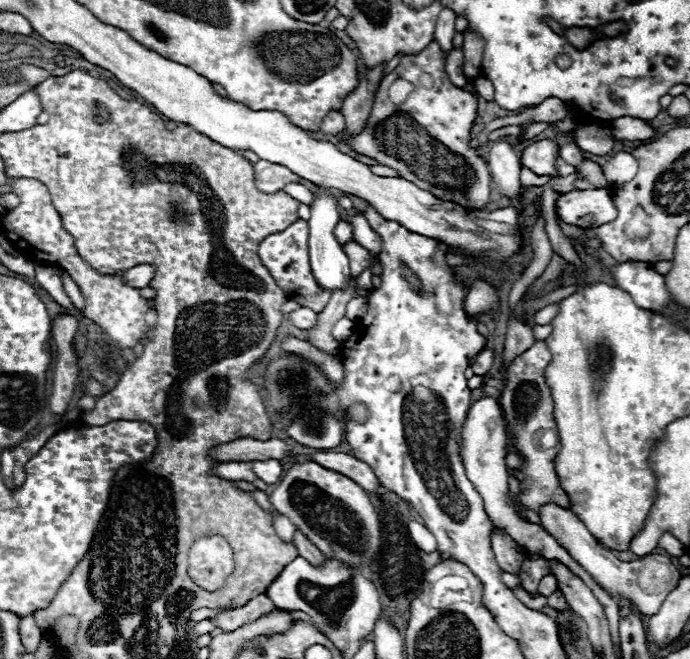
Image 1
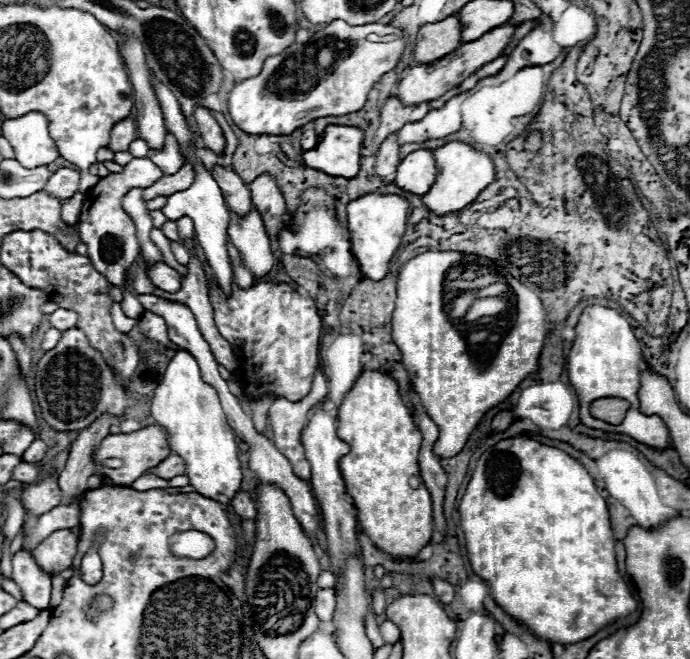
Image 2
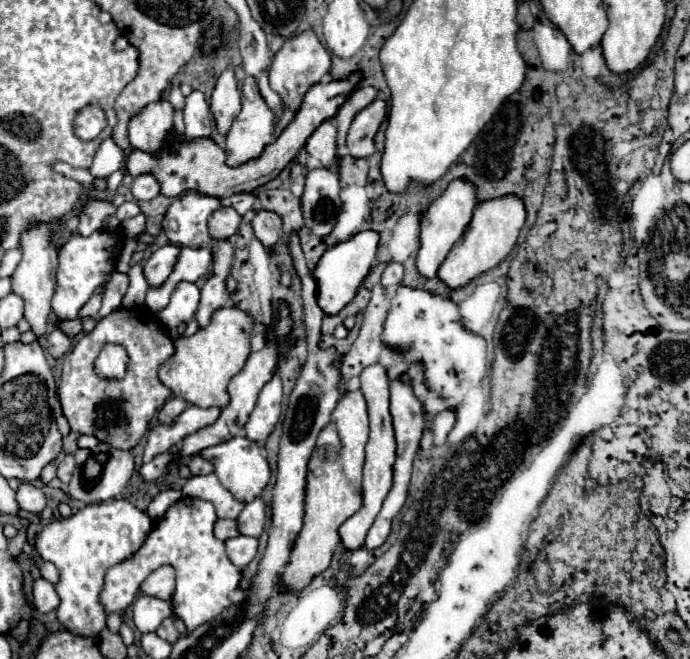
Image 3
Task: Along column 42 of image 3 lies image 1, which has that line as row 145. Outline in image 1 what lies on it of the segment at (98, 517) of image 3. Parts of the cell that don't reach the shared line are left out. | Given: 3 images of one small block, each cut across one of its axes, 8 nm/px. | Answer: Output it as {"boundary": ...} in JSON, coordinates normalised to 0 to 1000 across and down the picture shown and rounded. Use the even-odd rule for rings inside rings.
{"boundary":[[[780,212],[757,228],[754,249],[757,249],[757,255],[765,255],[780,267],[809,267],[812,270],[812,261],[806,258],[809,240],[812,240],[809,215]]]}

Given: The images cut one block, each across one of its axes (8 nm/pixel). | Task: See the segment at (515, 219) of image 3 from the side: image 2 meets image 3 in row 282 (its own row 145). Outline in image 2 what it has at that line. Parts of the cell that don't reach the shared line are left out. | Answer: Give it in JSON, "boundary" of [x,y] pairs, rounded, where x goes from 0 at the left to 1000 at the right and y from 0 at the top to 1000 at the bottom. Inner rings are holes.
{"boundary":[[[652,215],[652,219],[629,228],[629,243],[632,243],[632,273],[629,273],[626,285],[612,297],[612,307],[632,328],[646,328],[646,325],[675,316],[678,310],[684,310],[693,300],[693,294],[707,279],[716,276],[713,243],[704,234],[681,225],[678,219]]]}

